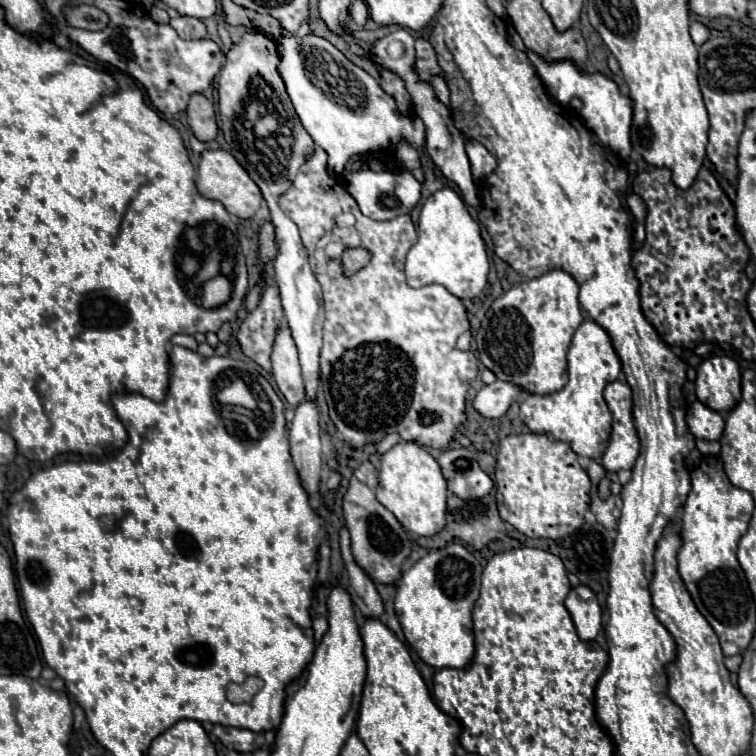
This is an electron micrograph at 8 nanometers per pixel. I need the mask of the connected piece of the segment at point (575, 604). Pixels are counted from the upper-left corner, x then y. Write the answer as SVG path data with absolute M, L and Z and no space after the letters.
M585 585L573 587L565 599L565 607L573 617L573 623L577 627L581 641L593 641L599 635L599 631L603 629L601 607L599 607L593 591Z

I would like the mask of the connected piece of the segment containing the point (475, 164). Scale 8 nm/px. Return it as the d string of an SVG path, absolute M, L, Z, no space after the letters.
M469 139L465 147L467 147L467 157L469 157L469 161L471 161L473 179L475 179L475 183L481 183L489 173L495 171L497 159L495 159L495 155L489 153L479 141Z

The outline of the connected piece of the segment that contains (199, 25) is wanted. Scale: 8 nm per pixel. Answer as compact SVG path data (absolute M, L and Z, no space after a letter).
M175 17L169 23L181 39L203 39L207 35L207 29L201 19L195 17Z

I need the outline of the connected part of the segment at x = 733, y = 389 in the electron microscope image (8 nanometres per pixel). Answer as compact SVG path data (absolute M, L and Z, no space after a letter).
M711 357L697 369L697 399L717 413L729 413L741 401L741 371L729 357Z

